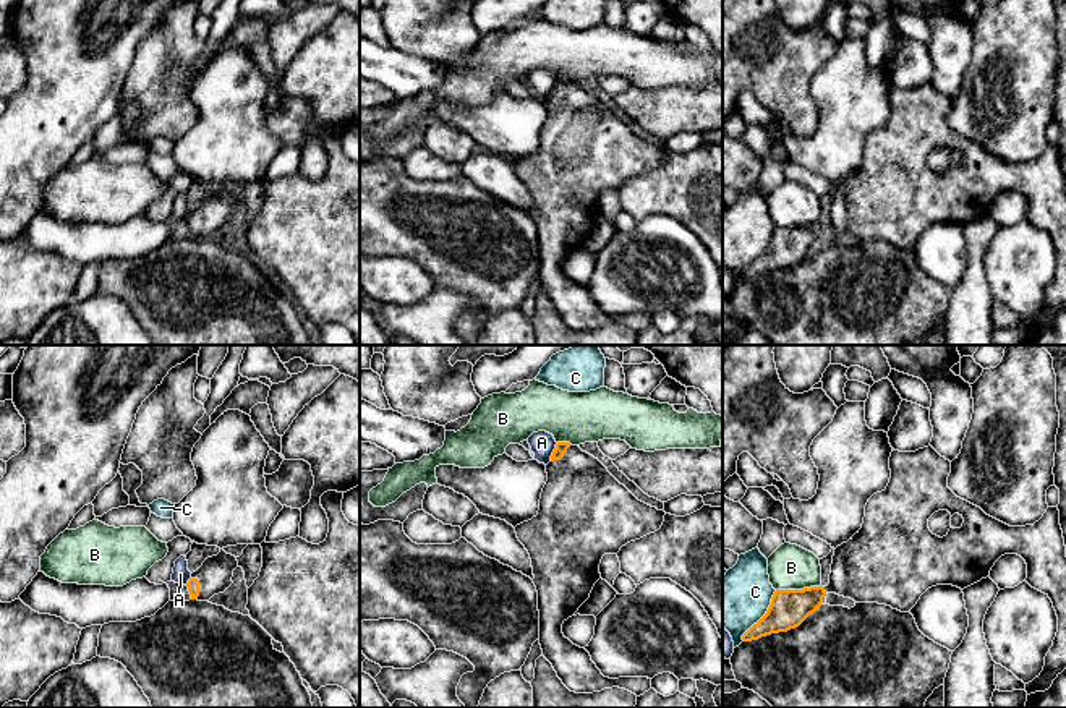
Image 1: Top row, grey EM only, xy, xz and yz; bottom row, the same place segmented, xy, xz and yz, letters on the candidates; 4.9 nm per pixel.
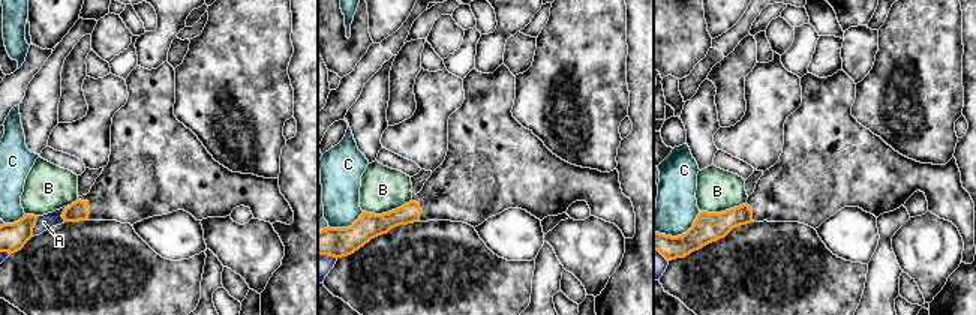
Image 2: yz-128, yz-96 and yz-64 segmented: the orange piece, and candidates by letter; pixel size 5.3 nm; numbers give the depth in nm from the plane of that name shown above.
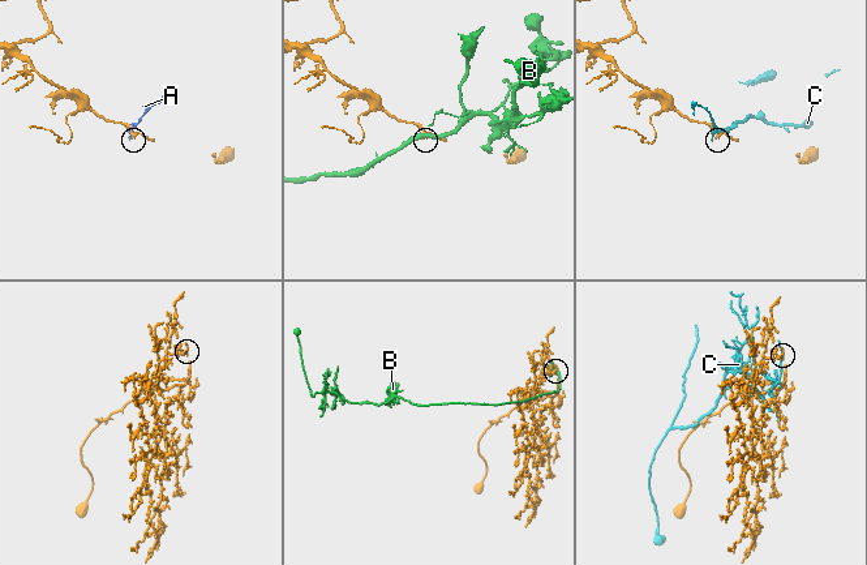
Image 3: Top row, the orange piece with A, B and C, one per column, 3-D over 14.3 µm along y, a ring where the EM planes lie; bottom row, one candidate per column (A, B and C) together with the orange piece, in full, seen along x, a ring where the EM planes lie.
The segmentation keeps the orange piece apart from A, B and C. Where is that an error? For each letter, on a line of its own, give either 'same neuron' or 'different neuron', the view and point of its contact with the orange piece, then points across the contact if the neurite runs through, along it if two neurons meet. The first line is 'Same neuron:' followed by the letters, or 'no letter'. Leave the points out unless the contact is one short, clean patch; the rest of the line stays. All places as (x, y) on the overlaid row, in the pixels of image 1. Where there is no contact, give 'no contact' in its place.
Same neuron: no letter
A: different neuron; meets orange in xz at (553, 452)
B: different neuron; meets orange in yz at (797, 590); border along yz (820, 585), (776, 590)
C: different neuron; meets orange in yz at (763, 616)

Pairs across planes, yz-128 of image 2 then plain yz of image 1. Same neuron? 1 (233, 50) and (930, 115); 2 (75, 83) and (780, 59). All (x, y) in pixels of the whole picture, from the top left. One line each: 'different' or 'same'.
1: different
2: same

